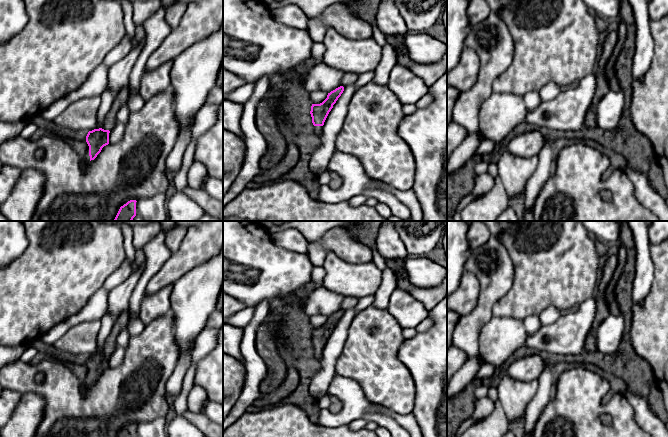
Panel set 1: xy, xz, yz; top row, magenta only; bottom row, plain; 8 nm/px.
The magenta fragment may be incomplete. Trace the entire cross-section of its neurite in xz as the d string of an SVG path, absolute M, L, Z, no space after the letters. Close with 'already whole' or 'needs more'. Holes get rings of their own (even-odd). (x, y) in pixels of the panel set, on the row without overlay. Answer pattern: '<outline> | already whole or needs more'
M340 310L335 314L328 317L327 322L320 328L312 328L311 330L311 341L312 347L314 349L314 357L316 360L320 360L322 357L322 350L333 332L333 329L336 327L338 322L344 315L344 311Z | needs more

